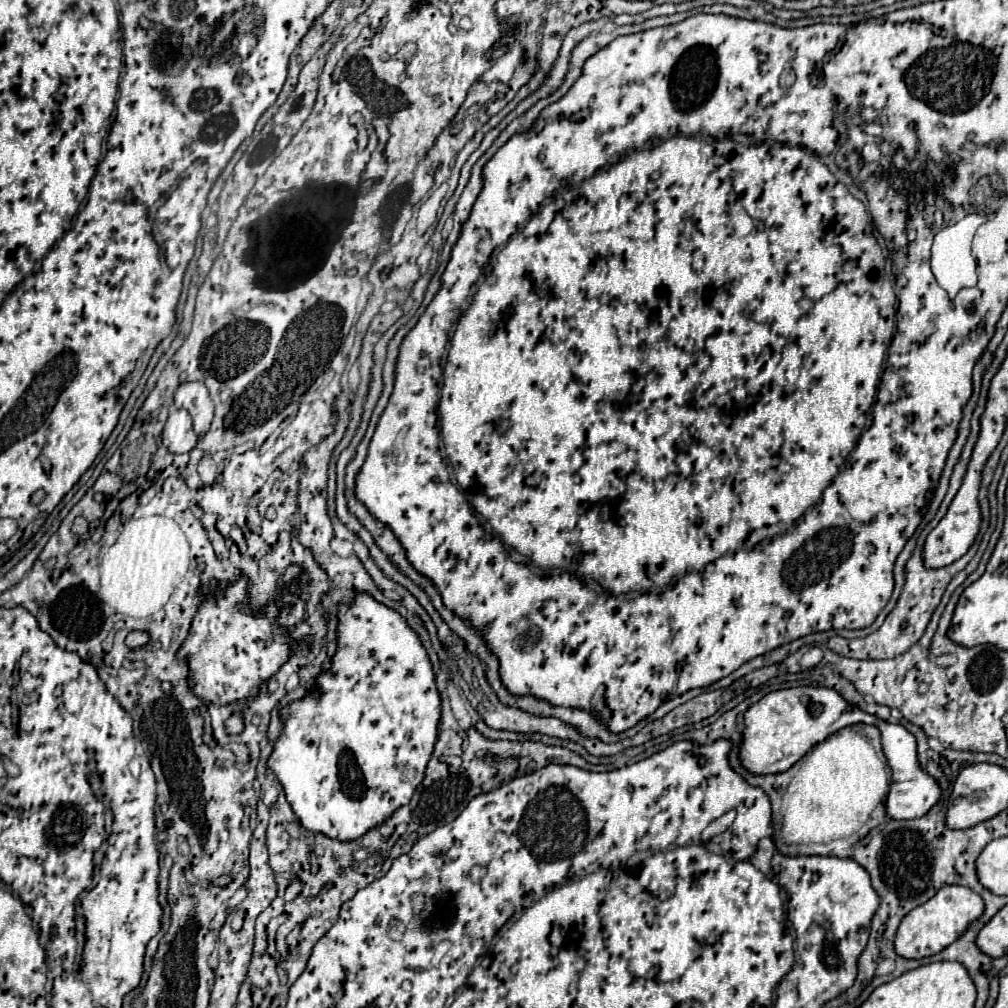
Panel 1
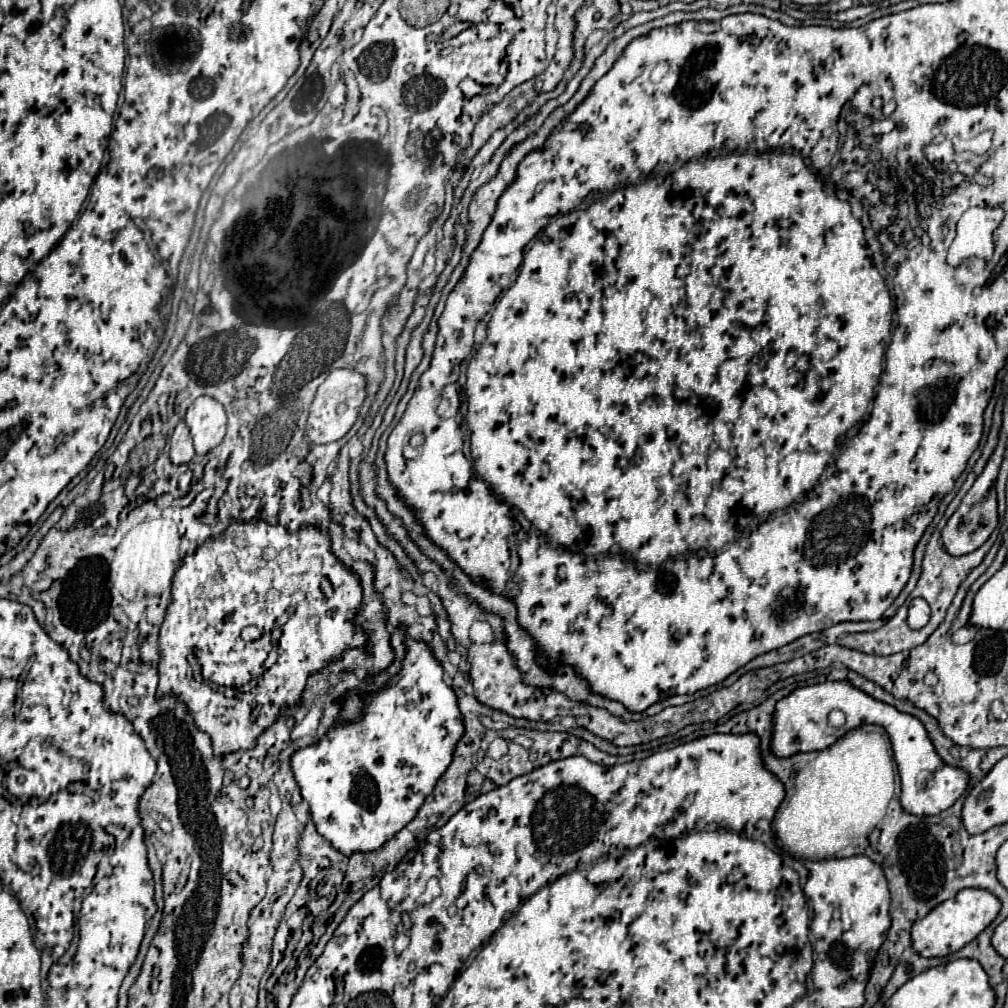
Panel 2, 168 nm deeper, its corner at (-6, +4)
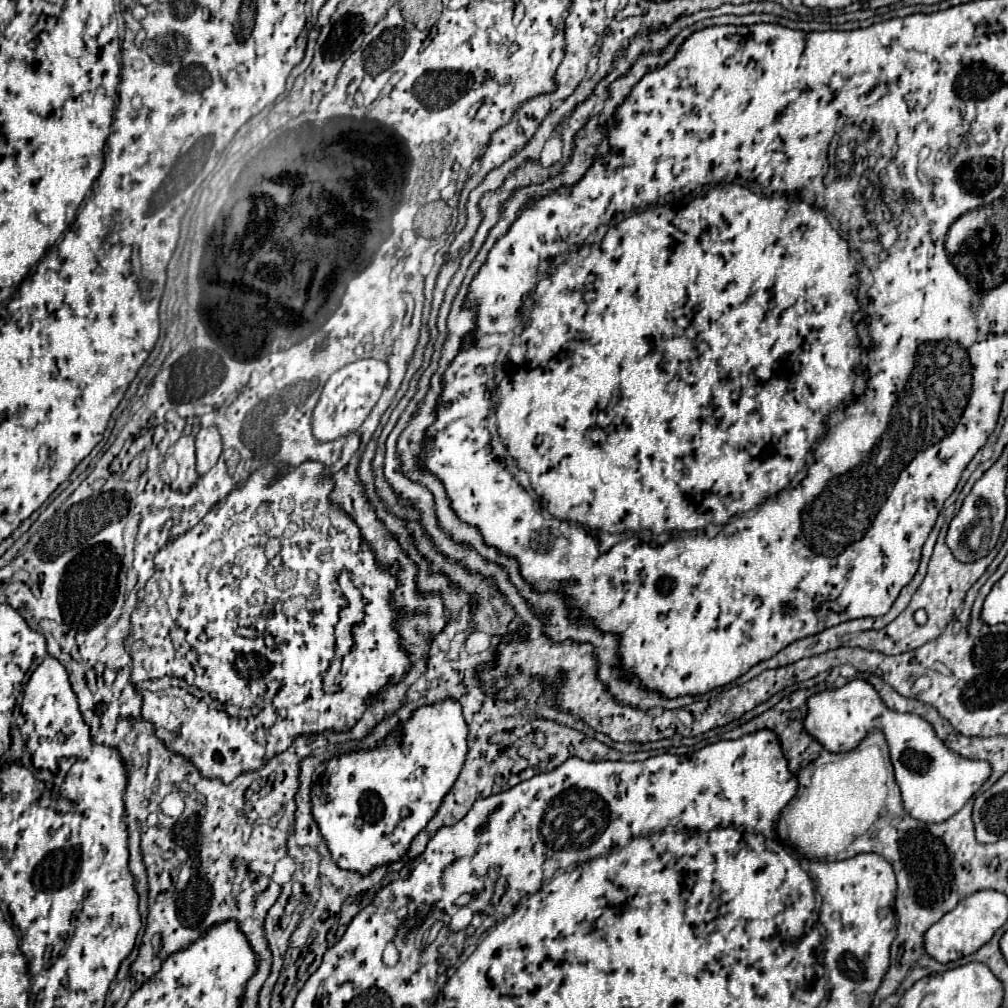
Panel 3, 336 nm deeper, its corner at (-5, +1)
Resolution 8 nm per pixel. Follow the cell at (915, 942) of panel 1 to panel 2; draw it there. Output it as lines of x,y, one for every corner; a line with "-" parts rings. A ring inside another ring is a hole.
964,888
954,898
932,908
912,926
912,948
920,956
948,956
972,942
1000,912
1000,900
982,888

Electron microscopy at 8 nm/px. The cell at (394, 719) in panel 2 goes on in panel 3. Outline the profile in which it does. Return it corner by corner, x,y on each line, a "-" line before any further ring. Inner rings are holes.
447,699
437,705
427,705
415,711
415,715
403,723
403,737
413,753
403,753
401,743
385,739
383,745
371,751
357,751
351,755
341,755
325,763
323,785
311,793
313,797
313,817
321,829
327,849
337,863
337,867
355,871
359,875
369,875
381,865
389,865
407,855
411,841
439,811
443,797
451,791
457,775
465,763
467,755
467,727
461,715
461,705

